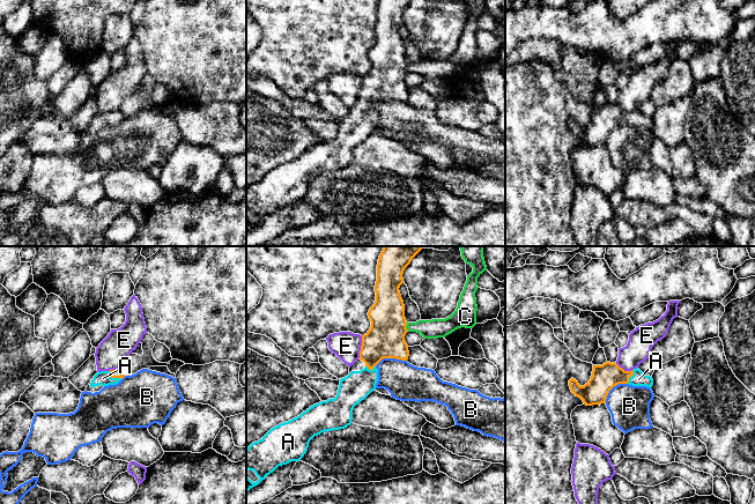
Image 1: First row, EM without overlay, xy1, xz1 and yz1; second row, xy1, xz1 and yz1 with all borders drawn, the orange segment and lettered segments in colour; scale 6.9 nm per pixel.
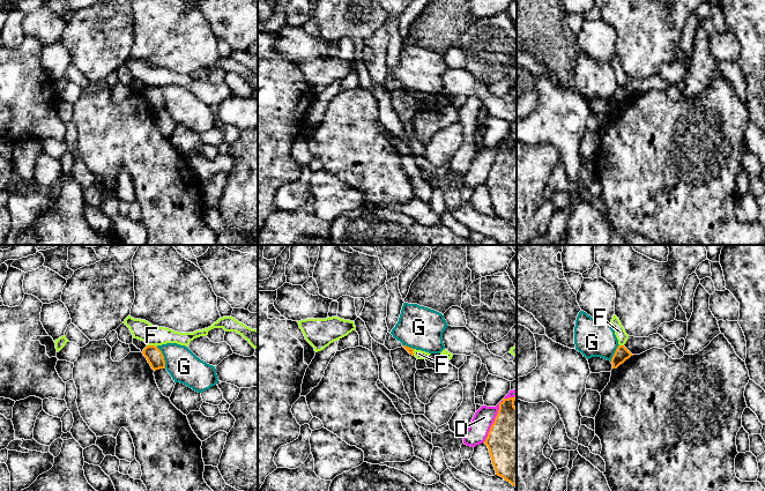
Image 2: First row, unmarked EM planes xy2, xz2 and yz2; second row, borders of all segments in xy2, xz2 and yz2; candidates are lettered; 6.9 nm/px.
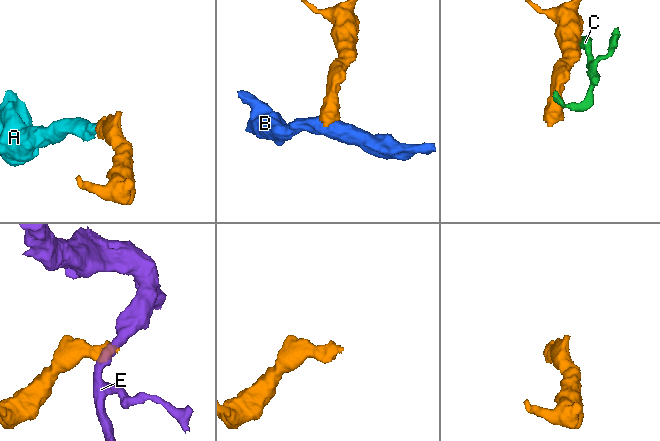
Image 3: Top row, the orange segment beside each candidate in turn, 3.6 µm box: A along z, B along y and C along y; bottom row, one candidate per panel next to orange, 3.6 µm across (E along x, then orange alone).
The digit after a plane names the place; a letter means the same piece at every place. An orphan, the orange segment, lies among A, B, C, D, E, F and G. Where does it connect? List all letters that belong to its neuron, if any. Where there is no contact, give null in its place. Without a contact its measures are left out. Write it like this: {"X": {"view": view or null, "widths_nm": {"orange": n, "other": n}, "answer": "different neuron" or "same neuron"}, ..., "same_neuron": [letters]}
{"A": {"view": "xy1", "widths_nm": {"orange": 60, "other": 100}, "answer": "same neuron"}, "B": {"view": "xz1", "widths_nm": {"orange": 260, "other": 260}, "answer": "different neuron"}, "C": {"view": "xz1", "widths_nm": {"orange": 260, "other": 140}, "answer": "different neuron"}, "D": {"view": "xz2", "widths_nm": {"orange": 400, "other": 140}, "answer": "different neuron"}, "E": {"view": "xz1", "widths_nm": {"orange": 260, "other": 190}, "answer": "different neuron"}, "F": {"view": "xy2", "widths_nm": {"orange": 120, "other": 140}, "answer": "different neuron"}, "G": {"view": "xy2", "widths_nm": {"orange": 120, "other": 220}, "answer": "different neuron"}, "same_neuron": ["A"]}

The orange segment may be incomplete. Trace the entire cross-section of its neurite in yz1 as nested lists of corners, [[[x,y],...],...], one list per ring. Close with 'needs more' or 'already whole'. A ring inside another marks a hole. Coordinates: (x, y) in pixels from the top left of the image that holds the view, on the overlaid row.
[[[606,362],[593,365],[591,379],[580,386],[573,378],[569,380],[571,392],[580,398],[586,406],[606,403],[609,391],[619,384],[652,387],[653,379],[638,368],[624,371],[616,363]]]; needs more

